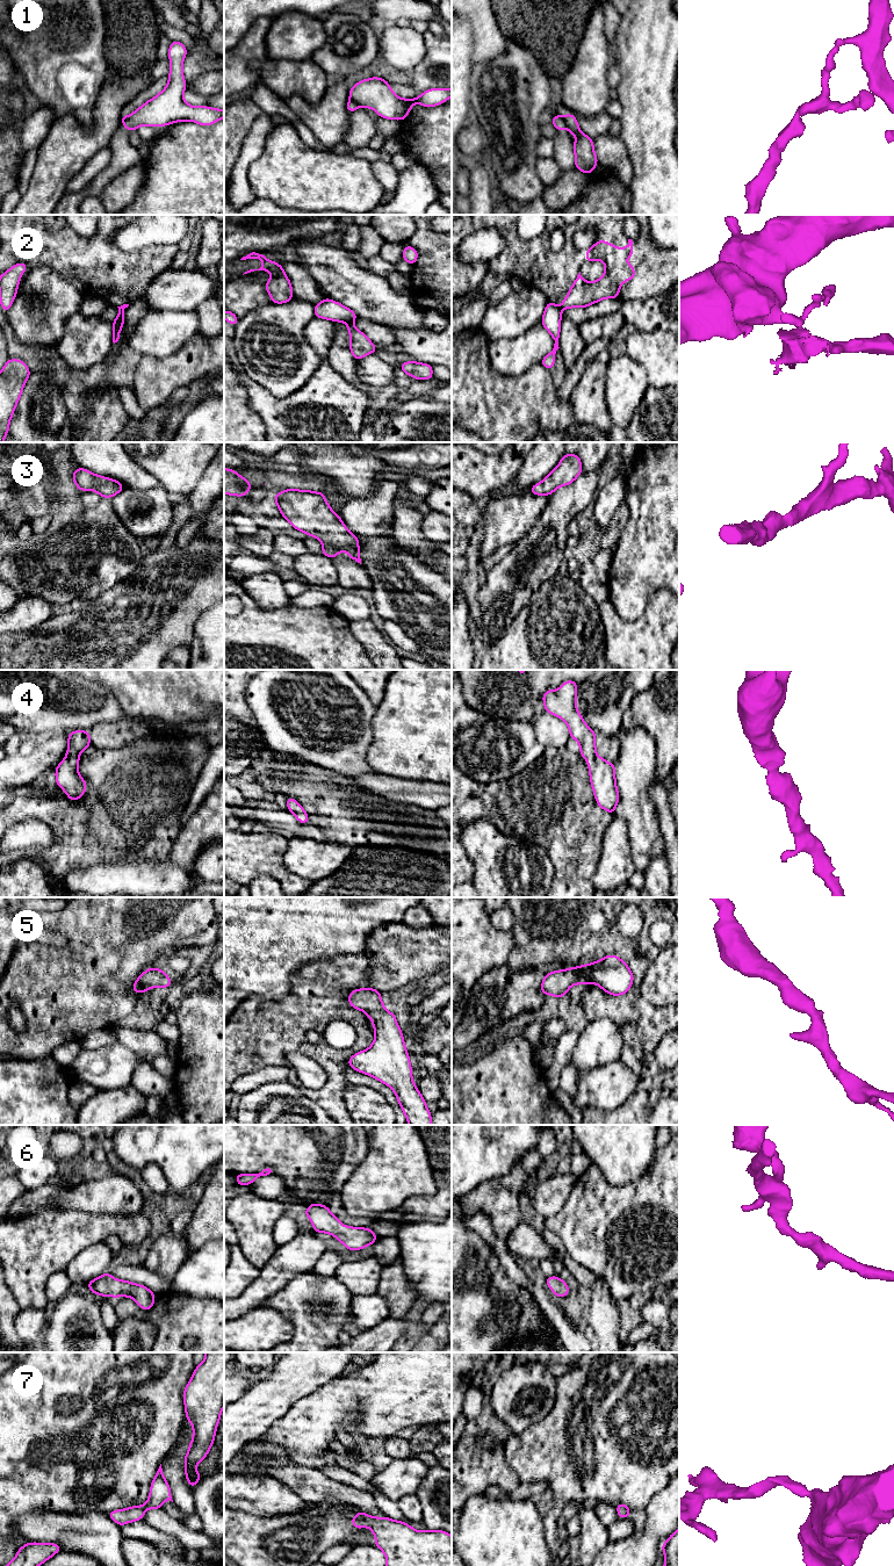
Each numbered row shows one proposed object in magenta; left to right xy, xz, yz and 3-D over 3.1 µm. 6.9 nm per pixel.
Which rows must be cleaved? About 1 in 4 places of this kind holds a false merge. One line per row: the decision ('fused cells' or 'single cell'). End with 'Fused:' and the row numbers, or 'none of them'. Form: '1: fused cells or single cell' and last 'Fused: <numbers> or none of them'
1: fused cells
2: fused cells
3: single cell
4: single cell
5: single cell
6: single cell
7: single cell
Fused: 1, 2

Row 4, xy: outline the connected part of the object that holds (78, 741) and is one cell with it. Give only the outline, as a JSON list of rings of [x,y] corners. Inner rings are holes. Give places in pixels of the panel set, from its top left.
[[[75,730],[65,734],[69,737],[66,758],[55,770],[56,784],[63,788],[71,801],[79,800],[87,788],[87,782],[78,772],[79,755],[91,746],[91,736],[87,730]]]

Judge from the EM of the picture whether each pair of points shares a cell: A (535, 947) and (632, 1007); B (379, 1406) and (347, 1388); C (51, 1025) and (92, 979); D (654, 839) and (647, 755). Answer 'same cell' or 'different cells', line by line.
A: same cell
B: same cell
C: same cell
D: same cell

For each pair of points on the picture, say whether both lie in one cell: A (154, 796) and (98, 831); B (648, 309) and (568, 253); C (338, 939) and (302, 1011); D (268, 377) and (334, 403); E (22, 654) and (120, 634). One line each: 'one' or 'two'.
A: one
B: two
C: two
D: two
E: one

